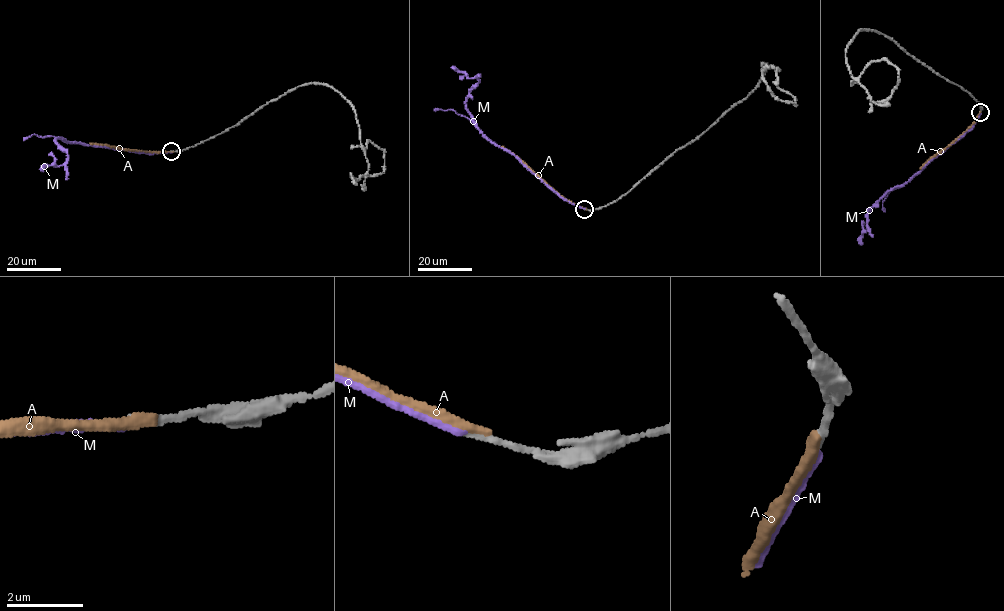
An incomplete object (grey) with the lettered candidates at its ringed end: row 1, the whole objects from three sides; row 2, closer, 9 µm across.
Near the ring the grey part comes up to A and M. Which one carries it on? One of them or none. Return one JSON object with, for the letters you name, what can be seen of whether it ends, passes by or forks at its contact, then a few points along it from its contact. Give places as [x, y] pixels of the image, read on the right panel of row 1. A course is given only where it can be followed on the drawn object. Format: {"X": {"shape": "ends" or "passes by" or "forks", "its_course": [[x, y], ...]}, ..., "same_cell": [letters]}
{"same_cell": []}

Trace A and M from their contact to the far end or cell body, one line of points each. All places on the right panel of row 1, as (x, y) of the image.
A: (980, 112), (967, 130), (919, 168)
M: (980, 113), (972, 127), (915, 175), (888, 190), (867, 211), (868, 229), (859, 244)

